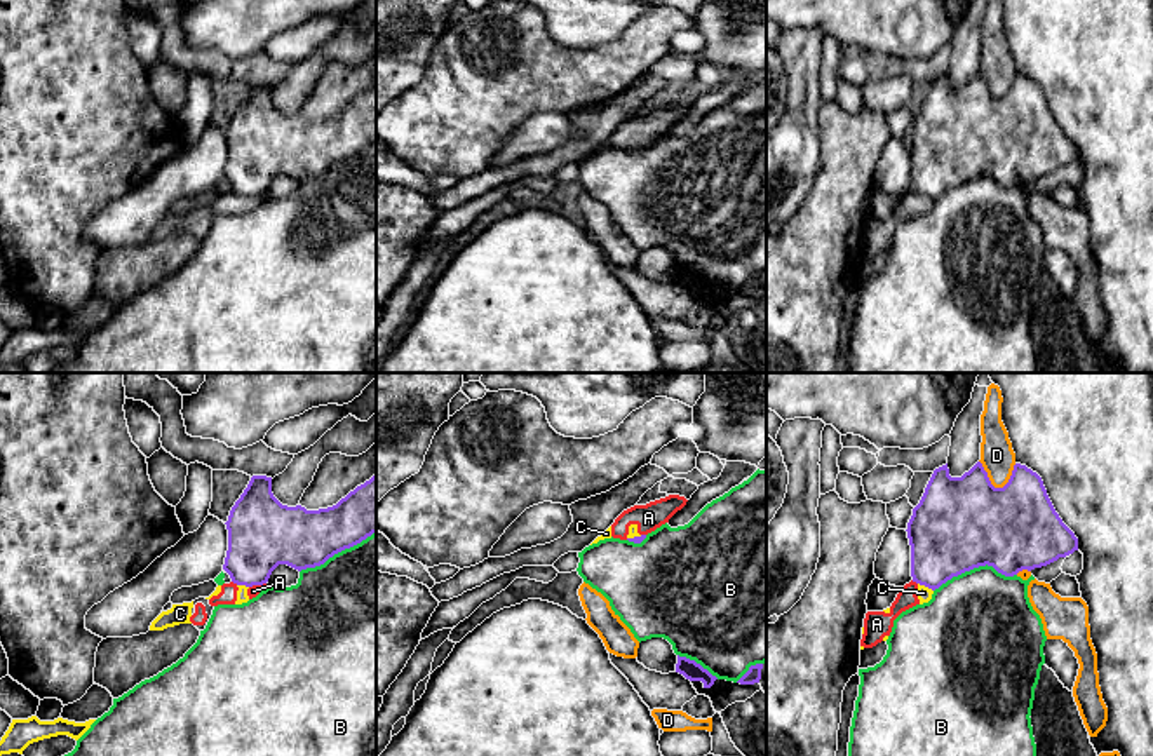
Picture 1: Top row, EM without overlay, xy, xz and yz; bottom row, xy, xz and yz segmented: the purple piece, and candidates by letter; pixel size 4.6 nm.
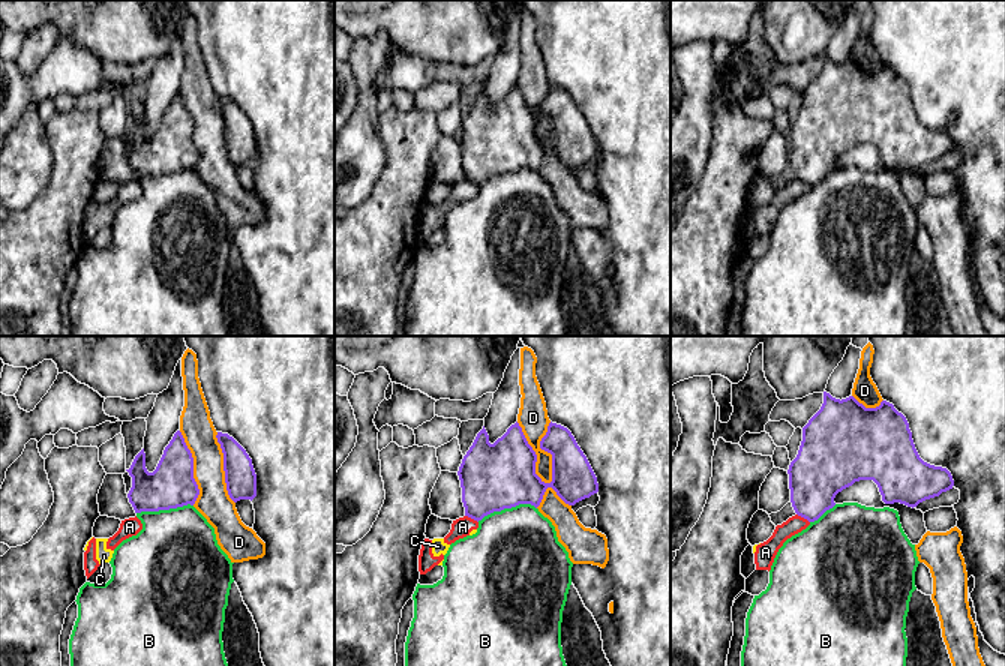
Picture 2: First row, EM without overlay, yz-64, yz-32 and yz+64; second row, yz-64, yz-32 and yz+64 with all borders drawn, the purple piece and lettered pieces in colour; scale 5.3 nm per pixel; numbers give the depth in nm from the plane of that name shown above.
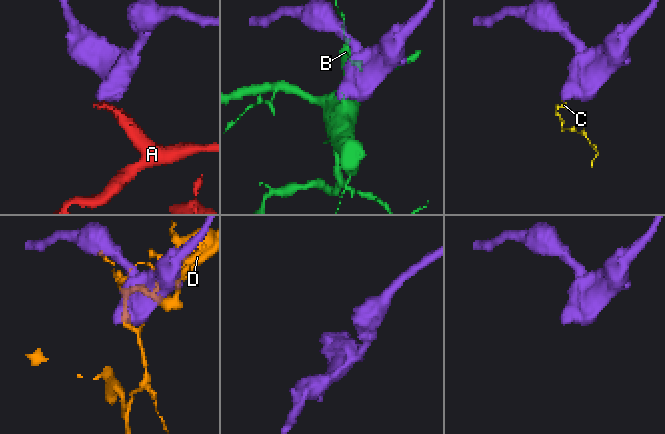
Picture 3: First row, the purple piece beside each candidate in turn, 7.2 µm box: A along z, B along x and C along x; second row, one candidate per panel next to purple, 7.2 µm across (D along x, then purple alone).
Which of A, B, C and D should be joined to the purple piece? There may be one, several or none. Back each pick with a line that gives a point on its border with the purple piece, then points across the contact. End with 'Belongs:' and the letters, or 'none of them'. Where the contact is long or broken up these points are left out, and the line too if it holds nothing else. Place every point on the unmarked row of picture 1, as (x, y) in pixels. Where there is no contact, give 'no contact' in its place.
Belongs: none of them

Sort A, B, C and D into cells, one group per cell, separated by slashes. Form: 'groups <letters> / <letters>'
groups A C / B / D

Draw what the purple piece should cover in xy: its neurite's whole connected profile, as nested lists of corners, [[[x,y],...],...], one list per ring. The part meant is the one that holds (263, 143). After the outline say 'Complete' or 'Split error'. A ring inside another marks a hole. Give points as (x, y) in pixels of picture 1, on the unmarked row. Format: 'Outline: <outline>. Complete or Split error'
Outline: [[[376,84],[336,115],[319,120],[282,115],[272,103],[272,87],[253,85],[225,134],[228,160],[223,179],[237,195],[263,195],[279,174],[298,181],[315,178],[376,143]]]. Complete

